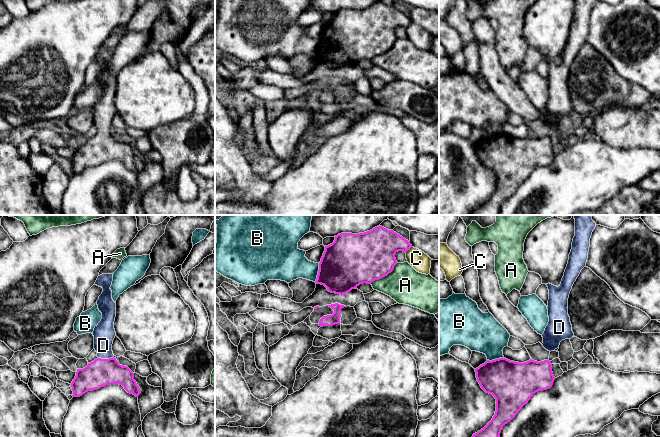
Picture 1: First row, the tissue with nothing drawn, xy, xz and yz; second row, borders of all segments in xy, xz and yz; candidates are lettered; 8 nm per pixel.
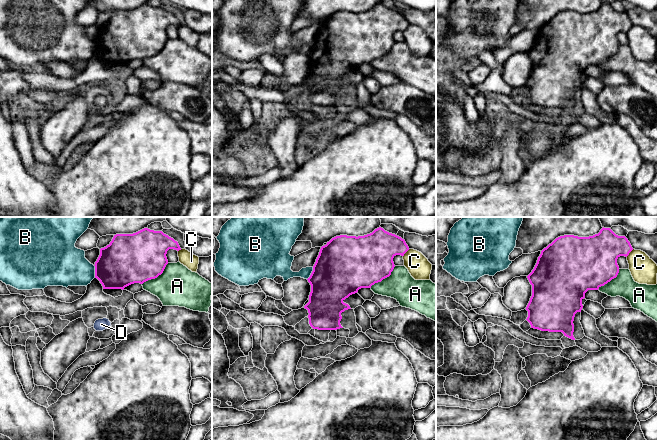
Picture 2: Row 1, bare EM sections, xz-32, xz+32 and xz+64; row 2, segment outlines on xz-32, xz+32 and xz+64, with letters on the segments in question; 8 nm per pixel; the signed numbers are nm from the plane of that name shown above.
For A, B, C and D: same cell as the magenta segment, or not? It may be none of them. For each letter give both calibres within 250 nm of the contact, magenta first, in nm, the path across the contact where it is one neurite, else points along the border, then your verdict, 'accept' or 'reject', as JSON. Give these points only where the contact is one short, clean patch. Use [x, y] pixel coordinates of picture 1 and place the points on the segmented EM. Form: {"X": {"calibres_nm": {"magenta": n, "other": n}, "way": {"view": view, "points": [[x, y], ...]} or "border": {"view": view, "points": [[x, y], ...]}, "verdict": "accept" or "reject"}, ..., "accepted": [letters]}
{"A": {"calibres_nm": {"magenta": 400, "other": 300}, "verdict": "reject"}, "B": {"calibres_nm": {"magenta": 400, "other": 280}, "verdict": "reject"}, "C": {"calibres_nm": {"magenta": 300, "other": 160}, "verdict": "reject"}, "D": {"calibres_nm": {"magenta": 220, "other": 180}, "way": {"view": "xy", "points": [[101, 372], [105, 368], [105, 359], [104, 333]]}, "verdict": "accept"}, "accepted": ["D"]}

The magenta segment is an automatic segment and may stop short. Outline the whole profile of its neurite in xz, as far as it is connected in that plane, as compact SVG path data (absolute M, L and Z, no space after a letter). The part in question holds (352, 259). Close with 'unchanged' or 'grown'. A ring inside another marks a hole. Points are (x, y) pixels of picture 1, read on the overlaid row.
M382 226L359 234L338 234L332 244L325 246L315 283L324 285L331 293L346 294L360 284L371 284L387 276L397 264L395 254L398 251L406 253L411 247L408 240Z | unchanged

